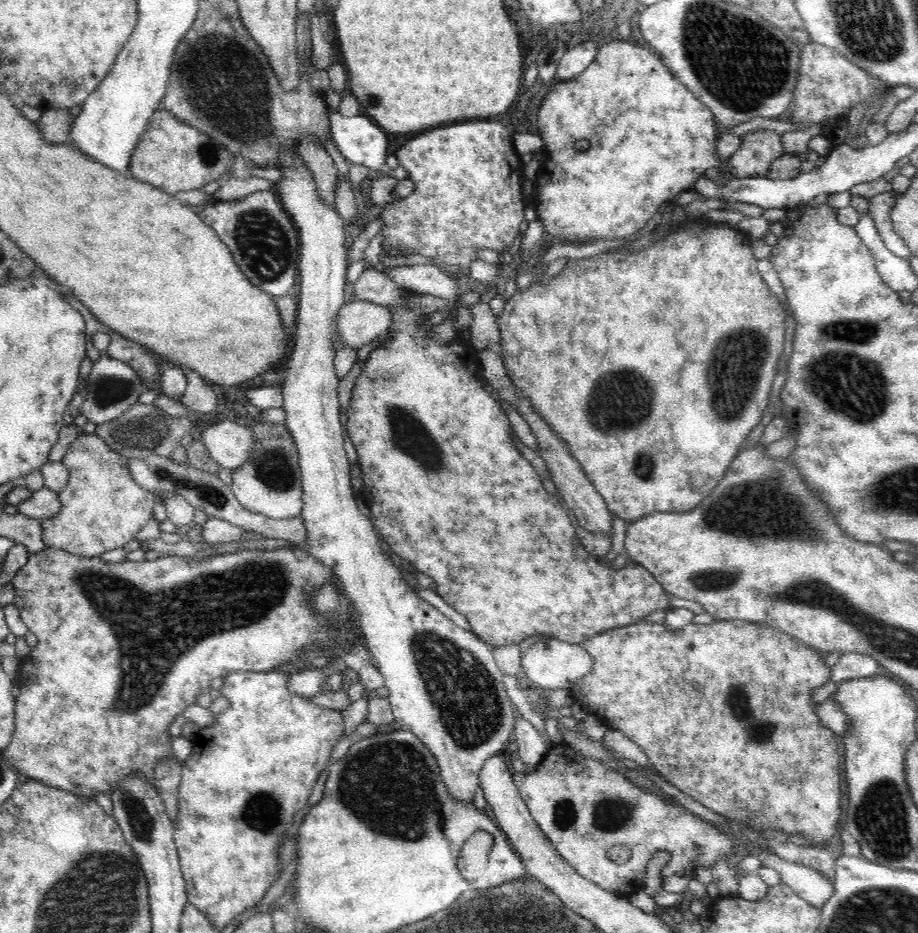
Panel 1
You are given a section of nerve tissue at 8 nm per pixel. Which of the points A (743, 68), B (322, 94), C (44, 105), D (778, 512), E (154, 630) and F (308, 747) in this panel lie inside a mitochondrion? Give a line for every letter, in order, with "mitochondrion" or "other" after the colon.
A: mitochondrion
B: other
C: other
D: mitochondrion
E: mitochondrion
F: other

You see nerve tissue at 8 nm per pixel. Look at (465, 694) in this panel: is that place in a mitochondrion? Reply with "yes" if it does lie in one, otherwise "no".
yes

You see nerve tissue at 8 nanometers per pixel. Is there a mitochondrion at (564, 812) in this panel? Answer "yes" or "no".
yes

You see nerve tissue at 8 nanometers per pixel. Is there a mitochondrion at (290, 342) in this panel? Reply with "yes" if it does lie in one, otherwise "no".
no

